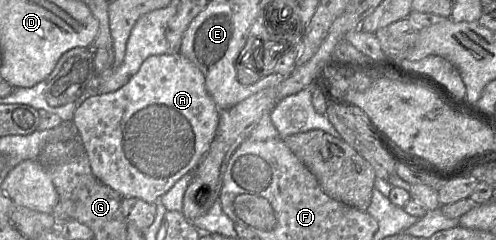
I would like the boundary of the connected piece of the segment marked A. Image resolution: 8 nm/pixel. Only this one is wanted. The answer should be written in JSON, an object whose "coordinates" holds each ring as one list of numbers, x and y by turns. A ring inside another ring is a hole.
{"coordinates":[[167,53,162,55,152,55,145,59,138,72,120,89,114,92,96,94,87,98,76,108,73,123,78,129,85,152,87,152,92,173,98,180,110,186,123,197,140,198,146,202,156,204,178,180,184,175,192,173,198,167,209,151,210,145,216,136,220,113,221,111,218,109,206,89,205,77,199,68,181,53]]}

